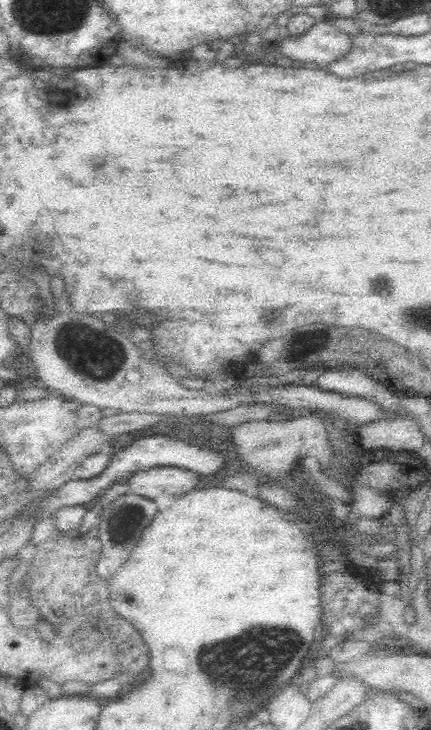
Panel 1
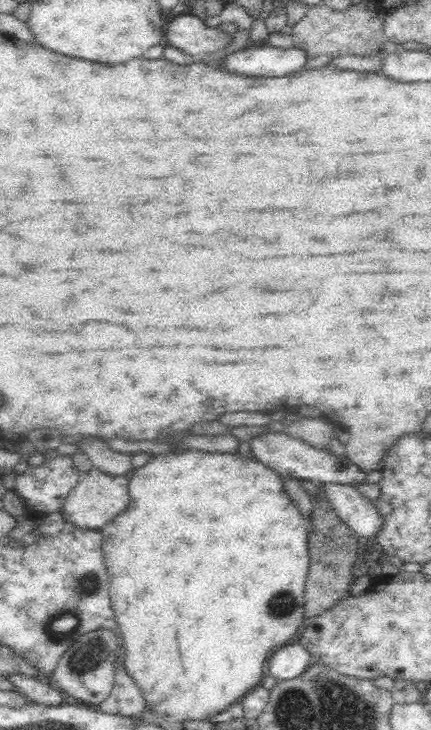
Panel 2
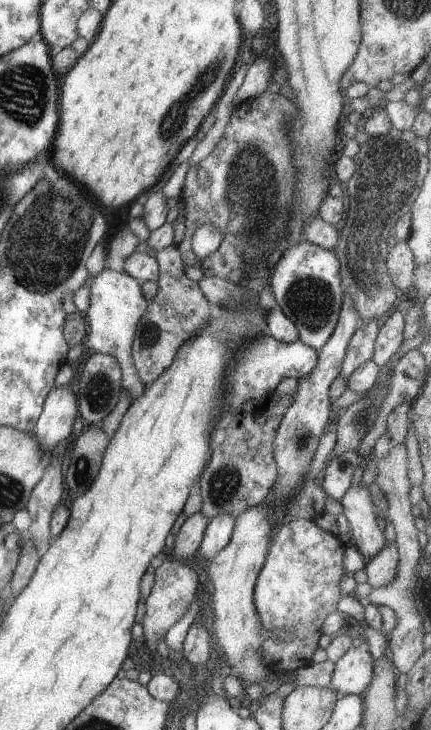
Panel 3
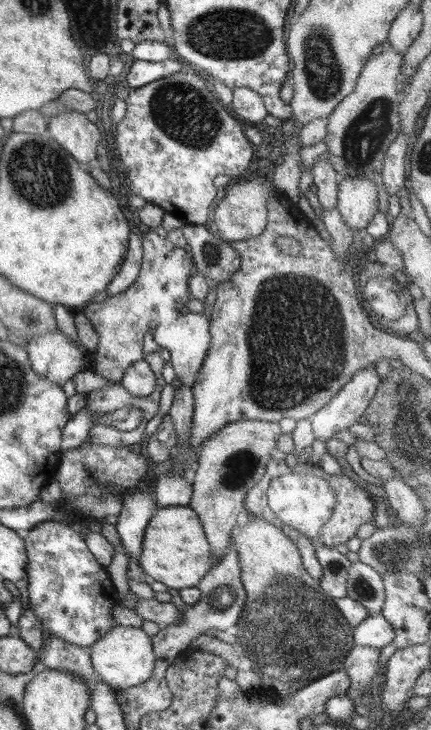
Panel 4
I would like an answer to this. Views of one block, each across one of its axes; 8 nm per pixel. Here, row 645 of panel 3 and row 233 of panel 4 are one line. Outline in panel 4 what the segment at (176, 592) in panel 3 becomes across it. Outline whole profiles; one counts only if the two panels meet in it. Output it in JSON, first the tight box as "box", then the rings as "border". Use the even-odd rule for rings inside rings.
{"box":[82,229,197,447],"border":[[[156,229],[145,230],[142,247],[143,259],[140,272],[132,286],[114,296],[109,295],[104,301],[87,303],[86,309],[82,312],[89,319],[98,335],[97,347],[94,352],[90,352],[95,364],[92,368],[89,368],[94,373],[110,379],[111,384],[106,389],[88,393],[86,395],[87,403],[85,408],[92,409],[95,413],[112,412],[130,404],[142,409],[142,422],[130,432],[124,432],[124,430],[105,425],[91,427],[90,436],[88,436],[87,440],[92,441],[96,445],[118,447],[141,444],[142,439],[145,438],[144,429],[146,424],[158,412],[160,395],[165,387],[161,374],[165,364],[164,359],[158,355],[144,352],[142,347],[144,334],[148,332],[152,313],[155,312],[154,307],[156,307],[158,302],[166,302],[166,306],[172,306],[176,310],[181,310],[182,313],[190,312],[188,300],[190,300],[191,296],[187,282],[190,280],[190,276],[197,271],[188,250],[175,246],[164,233]],[[139,360],[148,362],[156,375],[155,390],[146,397],[130,396],[120,384],[120,378],[124,376],[128,366],[132,366],[134,362]]]}

